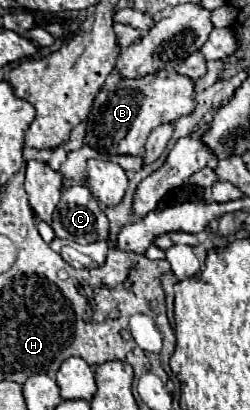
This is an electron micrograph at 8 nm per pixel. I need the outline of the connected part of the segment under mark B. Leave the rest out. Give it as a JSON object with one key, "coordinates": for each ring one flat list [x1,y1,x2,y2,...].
{"coordinates":[[175,70,155,72,137,80,119,80,113,88,97,94,89,114,89,136,85,136,85,144,101,154,141,156,145,152,145,140,153,128,163,122,175,122,177,118,191,114,193,108,193,80]]}

